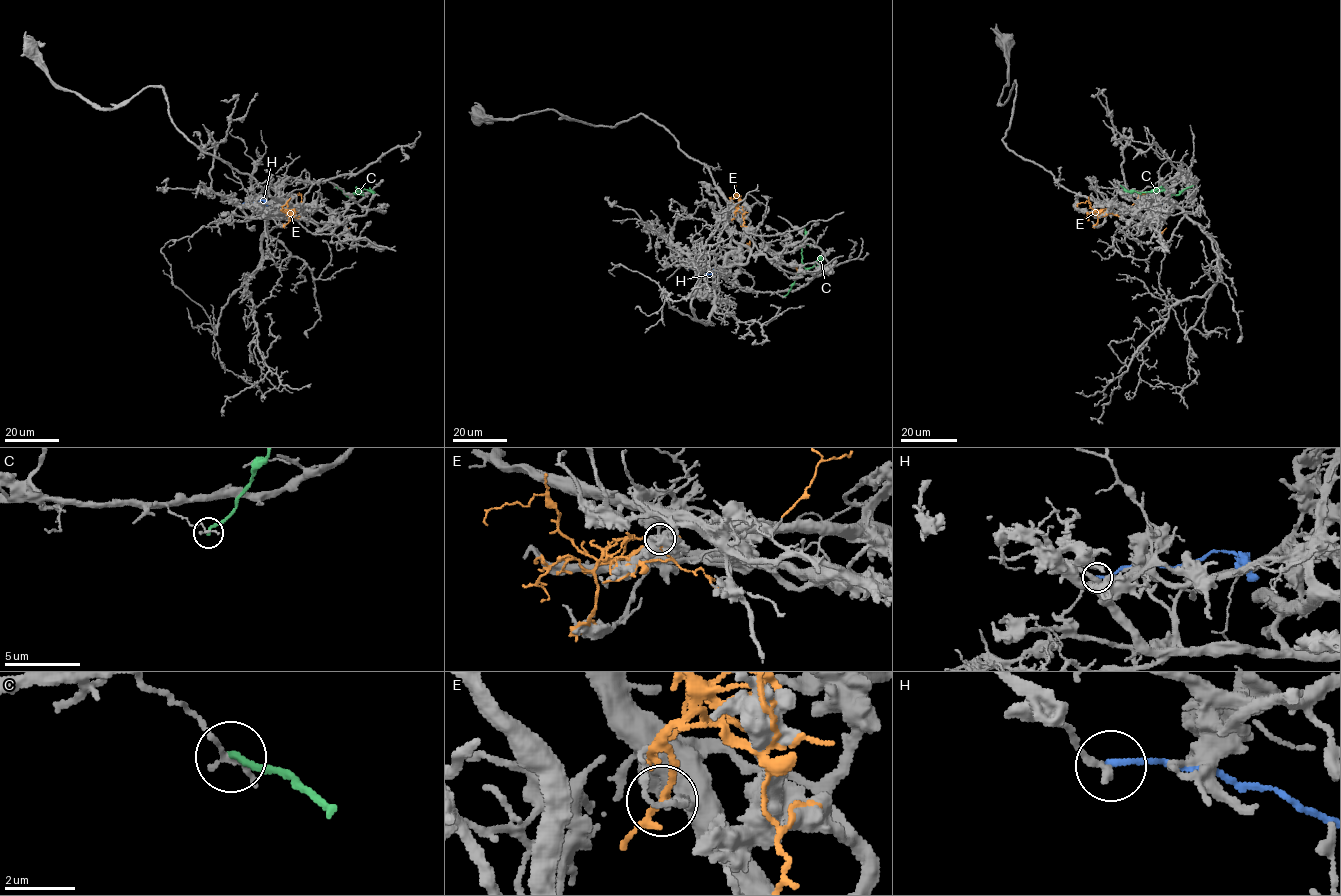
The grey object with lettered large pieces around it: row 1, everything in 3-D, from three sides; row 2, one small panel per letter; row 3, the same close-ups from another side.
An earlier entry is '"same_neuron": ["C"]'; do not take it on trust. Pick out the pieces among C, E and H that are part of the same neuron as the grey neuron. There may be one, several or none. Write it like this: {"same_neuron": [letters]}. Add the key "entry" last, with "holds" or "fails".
{"same_neuron": [], "entry": "fails"}

